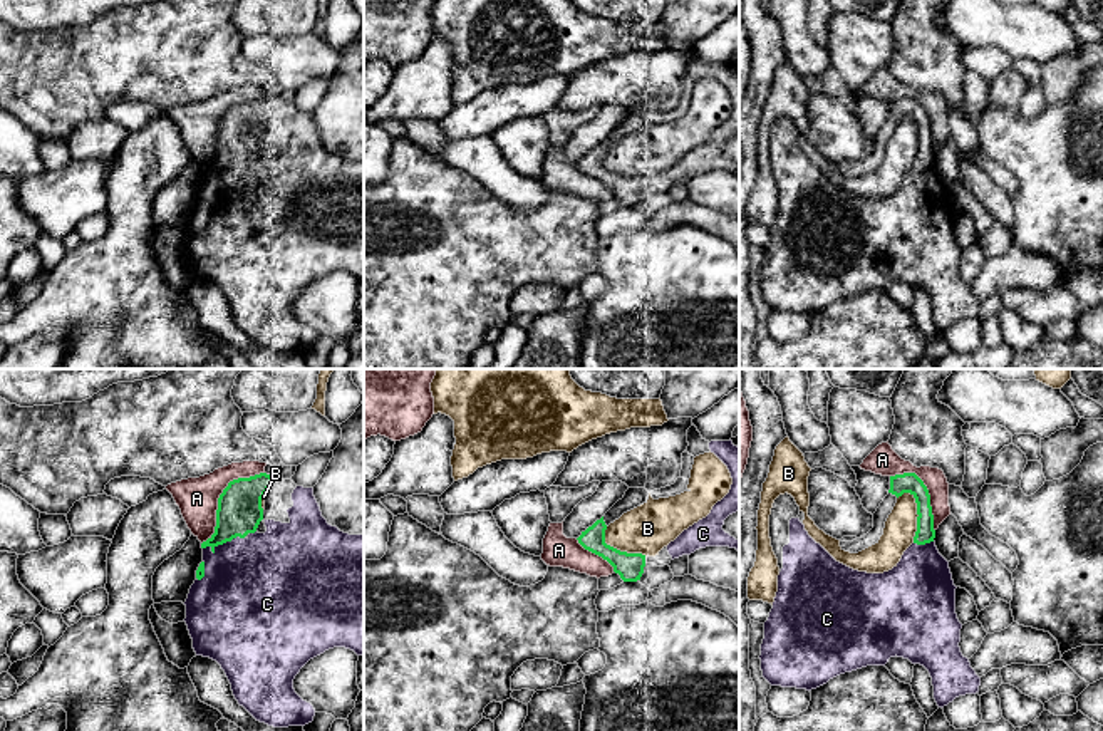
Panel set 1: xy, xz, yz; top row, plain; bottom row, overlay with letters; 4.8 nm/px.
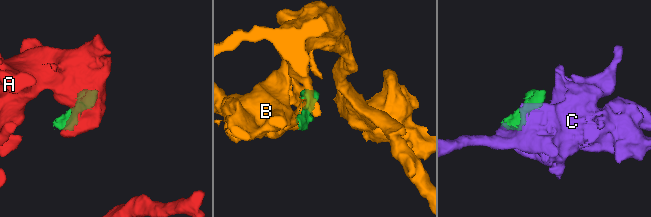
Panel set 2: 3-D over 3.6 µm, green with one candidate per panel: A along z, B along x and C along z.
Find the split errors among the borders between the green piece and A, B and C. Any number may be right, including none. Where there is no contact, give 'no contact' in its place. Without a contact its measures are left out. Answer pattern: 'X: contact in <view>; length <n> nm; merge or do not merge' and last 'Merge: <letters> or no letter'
A: contact in xy; length 460 nm; do not merge
B: contact in yz; length 260 nm; do not merge
C: contact in xy; length 200 nm; merge
Merge: C

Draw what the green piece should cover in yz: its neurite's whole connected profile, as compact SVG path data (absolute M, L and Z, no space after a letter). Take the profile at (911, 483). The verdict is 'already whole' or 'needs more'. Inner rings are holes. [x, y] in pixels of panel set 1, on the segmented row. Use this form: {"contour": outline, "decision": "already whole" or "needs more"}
{"contour": "M915 473L890 476L890 490L873 513L873 528L865 535L878 543L897 498L910 493L917 503L914 543L888 572L867 573L836 562L816 543L800 521L800 506L788 493L779 495L769 515L769 538L778 558L778 592L761 644L761 671L771 686L816 689L830 679L867 666L885 666L890 657L904 657L924 666L934 686L939 708L959 696L979 692L981 677L962 656L955 614L955 585L949 562L935 547L930 495Z", "decision": "needs more"}

